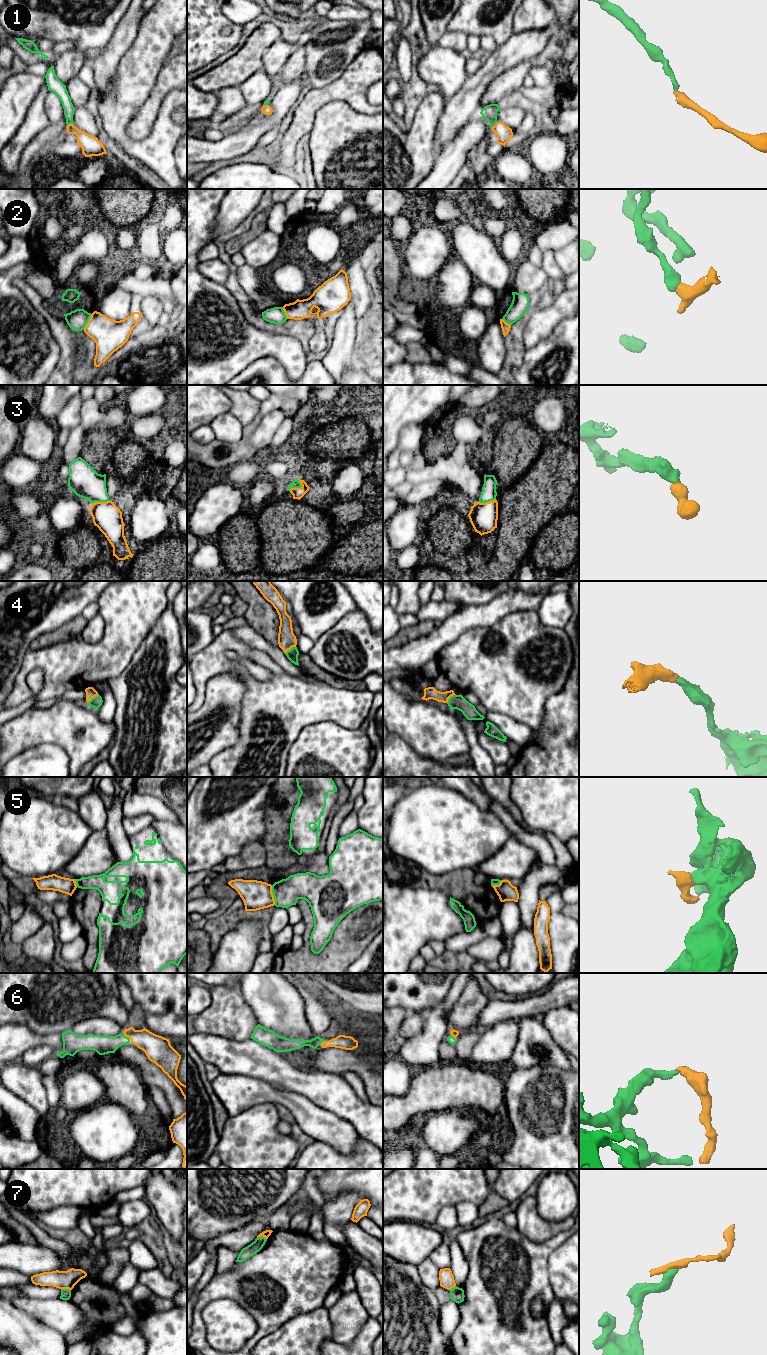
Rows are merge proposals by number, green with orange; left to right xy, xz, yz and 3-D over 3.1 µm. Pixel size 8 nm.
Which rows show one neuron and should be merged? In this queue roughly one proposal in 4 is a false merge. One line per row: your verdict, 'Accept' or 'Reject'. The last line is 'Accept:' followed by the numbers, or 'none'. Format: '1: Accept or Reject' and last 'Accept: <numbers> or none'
1: Accept
2: Reject
3: Accept
4: Accept
5: Reject
6: Accept
7: Accept
Accept: 1, 3, 4, 6, 7

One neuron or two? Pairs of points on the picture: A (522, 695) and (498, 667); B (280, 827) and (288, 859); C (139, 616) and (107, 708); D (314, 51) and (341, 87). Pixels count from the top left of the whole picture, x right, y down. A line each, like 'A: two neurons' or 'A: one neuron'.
A: one neuron
B: one neuron
C: two neurons
D: two neurons

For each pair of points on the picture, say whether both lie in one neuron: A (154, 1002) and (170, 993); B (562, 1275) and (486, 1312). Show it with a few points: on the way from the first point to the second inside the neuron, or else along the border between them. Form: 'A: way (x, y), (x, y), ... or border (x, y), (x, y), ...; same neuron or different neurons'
A: way (158, 998), (163, 993), (166, 993); same neuron
B: border (547, 1258), (548, 1280), (555, 1298); different neurons

